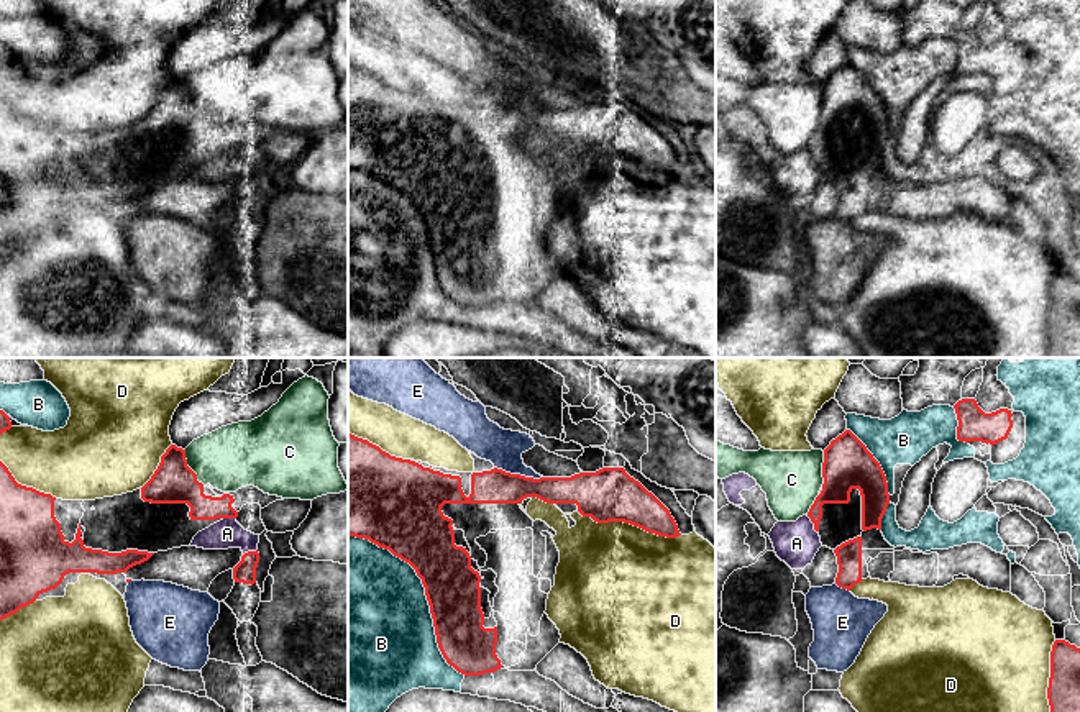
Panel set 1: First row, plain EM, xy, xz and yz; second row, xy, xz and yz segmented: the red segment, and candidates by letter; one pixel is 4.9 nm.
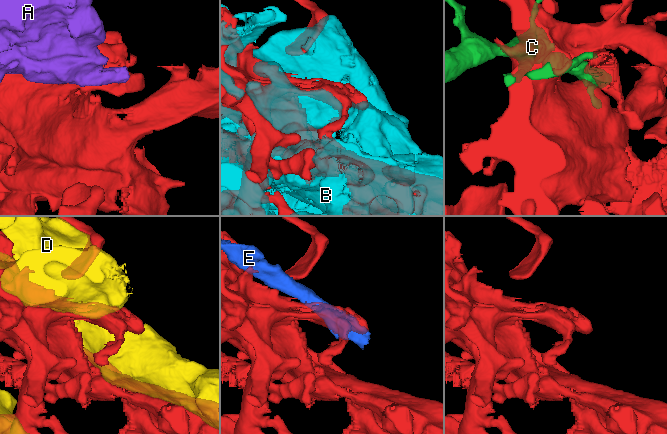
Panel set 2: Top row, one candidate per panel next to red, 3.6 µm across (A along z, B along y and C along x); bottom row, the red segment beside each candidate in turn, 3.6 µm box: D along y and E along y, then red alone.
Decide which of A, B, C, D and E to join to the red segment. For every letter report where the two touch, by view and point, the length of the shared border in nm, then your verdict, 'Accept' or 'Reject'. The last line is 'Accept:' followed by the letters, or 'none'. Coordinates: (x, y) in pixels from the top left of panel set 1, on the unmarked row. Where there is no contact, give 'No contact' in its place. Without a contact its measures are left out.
A: Touches red at yz (813, 155). Shared border 100 nm. Reject
B: Touches red at xz (425, 225). Shared border 900 nm. Reject
C: Touches red at xy (189, 100). Shared border 200 nm. Reject
D: Touches red at xz (629, 155). Shared border 500 nm. Reject
E: Touches red at xz (519, 107). Shared border 240 nm. Reject
Accept: none

